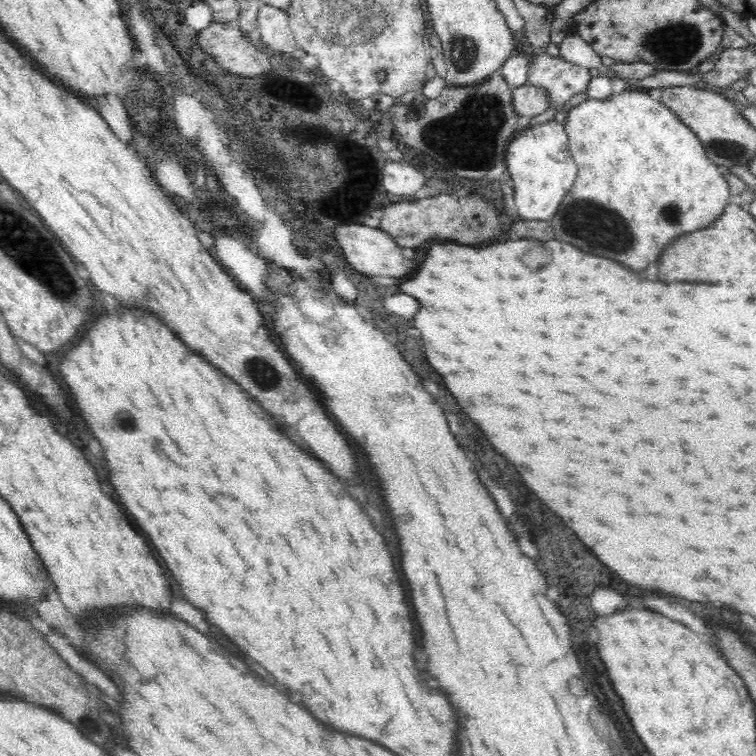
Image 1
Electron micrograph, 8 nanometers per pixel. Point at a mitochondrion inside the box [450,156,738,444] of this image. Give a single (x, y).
(597, 227)

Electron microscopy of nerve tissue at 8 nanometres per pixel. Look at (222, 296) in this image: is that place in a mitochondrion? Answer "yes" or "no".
no

